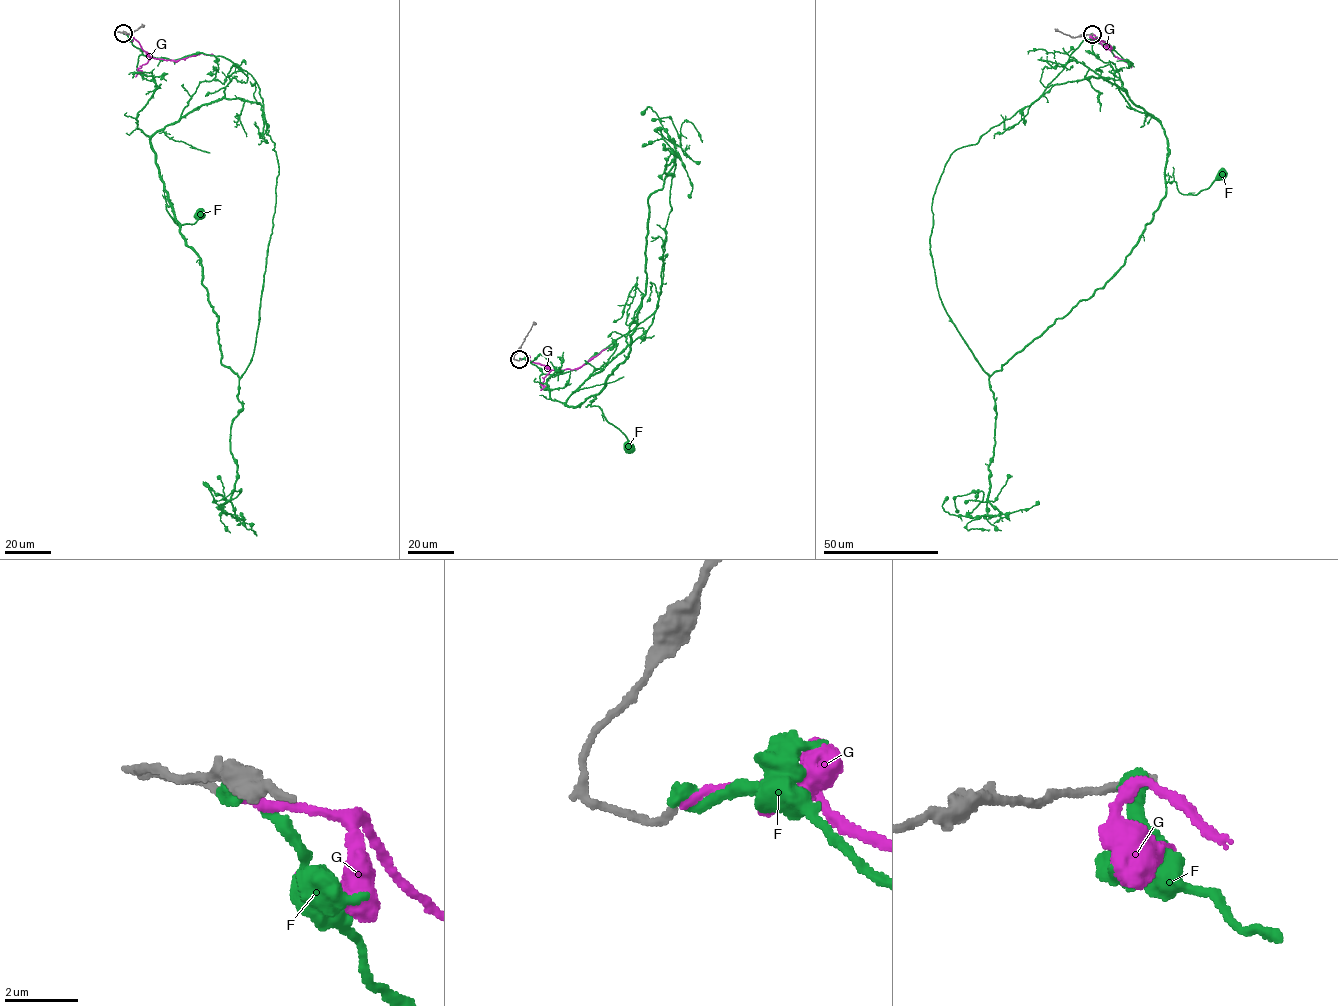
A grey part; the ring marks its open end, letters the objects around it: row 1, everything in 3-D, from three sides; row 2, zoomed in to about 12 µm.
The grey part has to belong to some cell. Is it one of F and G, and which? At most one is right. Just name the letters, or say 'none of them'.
G

